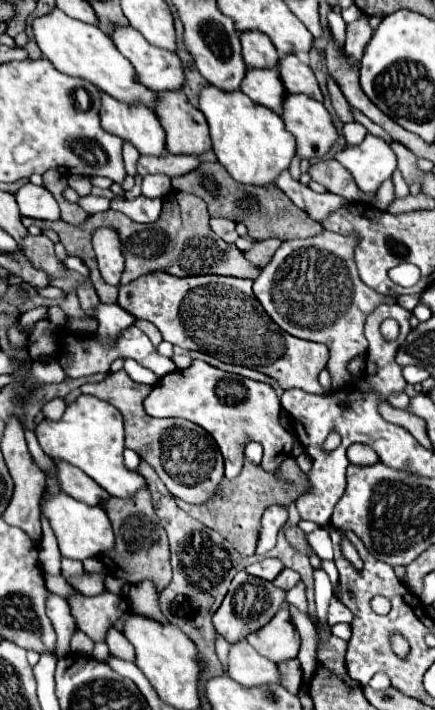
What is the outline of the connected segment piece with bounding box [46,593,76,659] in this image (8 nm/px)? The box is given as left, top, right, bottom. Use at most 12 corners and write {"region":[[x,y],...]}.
{"region":[[50,593],[46,615],[56,629],[56,654],[70,651],[76,631],[66,599]]}

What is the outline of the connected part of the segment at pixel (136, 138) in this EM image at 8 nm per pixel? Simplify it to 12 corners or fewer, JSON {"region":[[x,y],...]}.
{"region":[[100,91],[102,129],[142,155],[166,153],[152,109]]}

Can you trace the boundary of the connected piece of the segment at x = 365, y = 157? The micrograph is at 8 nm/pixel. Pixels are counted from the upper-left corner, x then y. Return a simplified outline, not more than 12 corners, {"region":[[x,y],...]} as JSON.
{"region":[[366,135],[336,153],[356,185],[370,193],[396,169],[390,145]]}

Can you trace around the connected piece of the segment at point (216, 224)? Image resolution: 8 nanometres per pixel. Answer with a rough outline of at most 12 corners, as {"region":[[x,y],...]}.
{"region":[[210,219],[210,229],[224,241],[238,239],[236,223]]}

